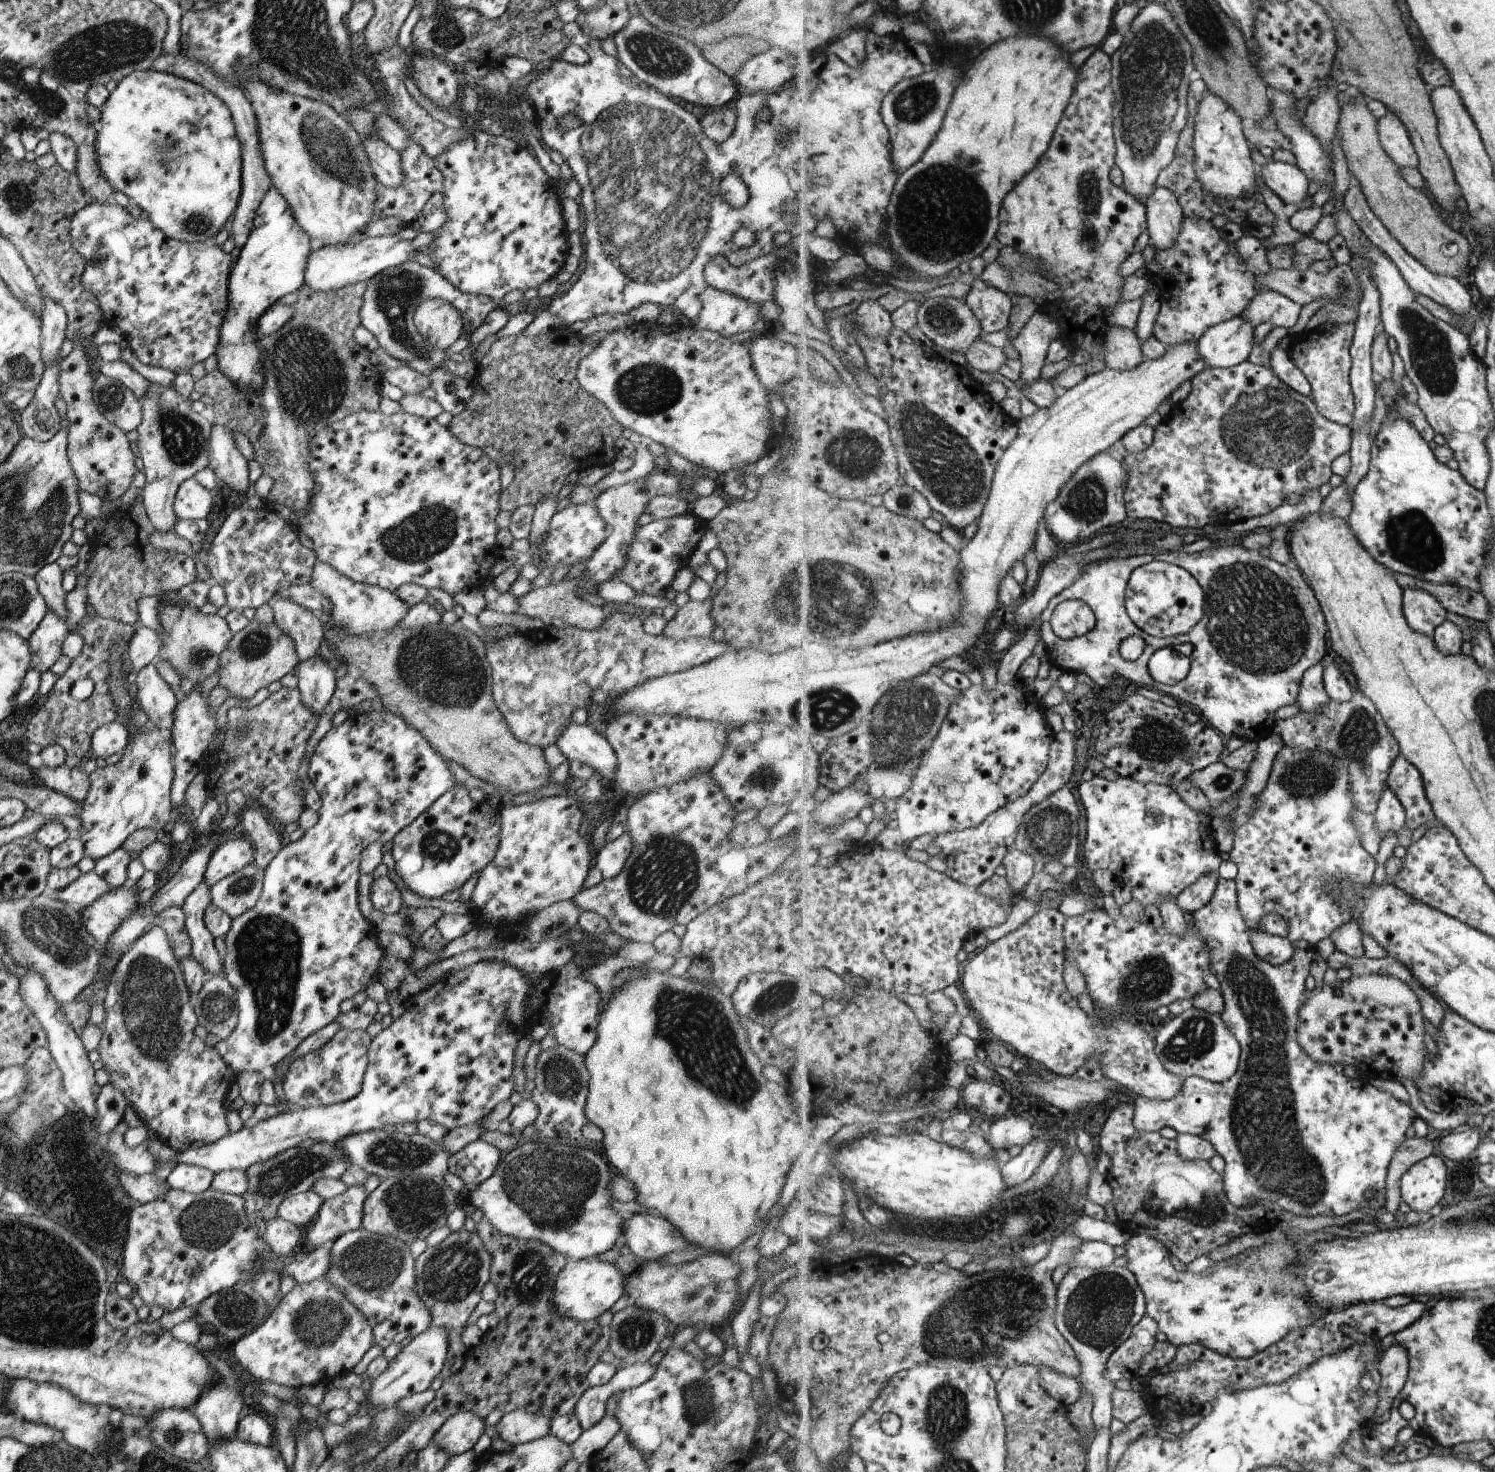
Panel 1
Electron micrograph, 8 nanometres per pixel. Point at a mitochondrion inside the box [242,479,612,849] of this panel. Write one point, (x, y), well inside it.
(442, 669)

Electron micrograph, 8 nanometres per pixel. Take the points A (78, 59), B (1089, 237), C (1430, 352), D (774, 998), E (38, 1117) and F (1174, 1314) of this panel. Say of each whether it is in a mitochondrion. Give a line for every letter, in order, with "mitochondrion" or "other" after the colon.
A: mitochondrion
B: mitochondrion
C: mitochondrion
D: mitochondrion
E: mitochondrion
F: other

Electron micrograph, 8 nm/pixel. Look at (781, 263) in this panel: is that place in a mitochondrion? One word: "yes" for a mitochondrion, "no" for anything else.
no

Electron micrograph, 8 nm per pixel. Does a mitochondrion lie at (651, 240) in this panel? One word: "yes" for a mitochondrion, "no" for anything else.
yes

